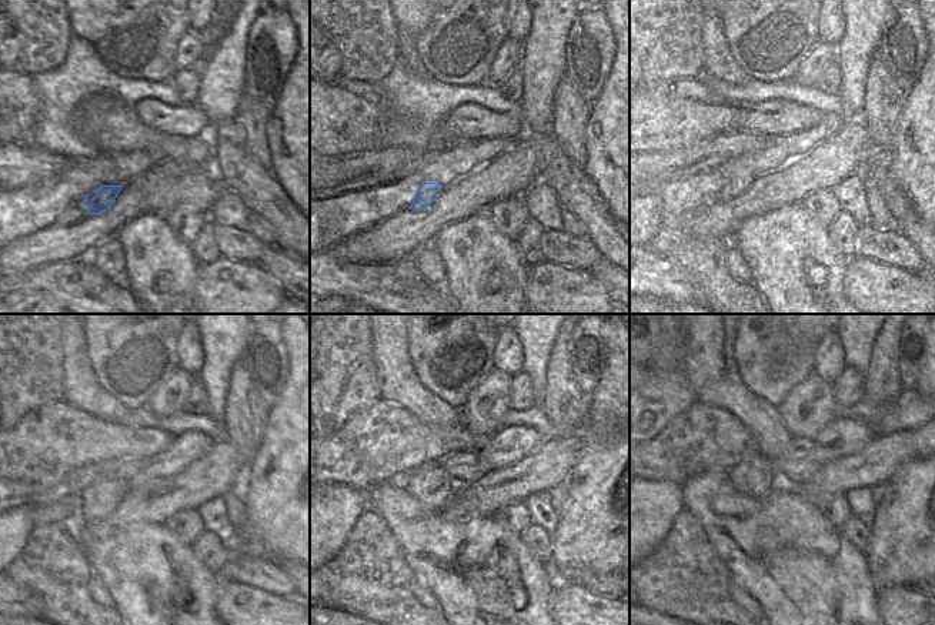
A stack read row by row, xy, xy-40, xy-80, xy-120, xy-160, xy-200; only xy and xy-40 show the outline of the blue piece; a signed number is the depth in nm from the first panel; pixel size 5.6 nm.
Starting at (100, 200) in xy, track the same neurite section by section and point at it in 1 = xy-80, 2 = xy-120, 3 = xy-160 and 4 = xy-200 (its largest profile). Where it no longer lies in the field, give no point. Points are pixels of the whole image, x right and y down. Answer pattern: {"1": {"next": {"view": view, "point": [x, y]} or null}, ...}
{"1": {"next": {"view": "xy-80", "point": [733, 187]}}, "2": {"next": {"view": "xy-120", "point": [99, 500]}}, "3": {"next": {"view": "xy-160", "point": [430, 484]}}, "4": {"next": {"view": "xy-200", "point": [752, 475]}}}

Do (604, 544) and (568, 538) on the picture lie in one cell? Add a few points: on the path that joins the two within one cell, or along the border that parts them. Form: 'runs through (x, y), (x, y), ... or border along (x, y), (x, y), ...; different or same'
runs through (595, 540), (577, 540); same

